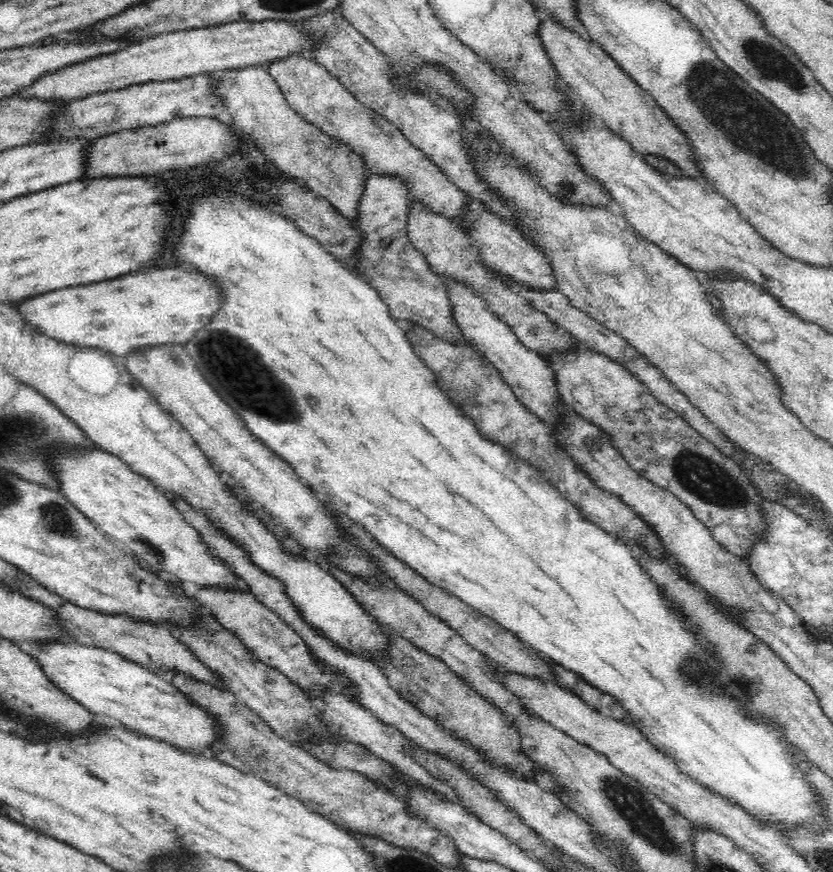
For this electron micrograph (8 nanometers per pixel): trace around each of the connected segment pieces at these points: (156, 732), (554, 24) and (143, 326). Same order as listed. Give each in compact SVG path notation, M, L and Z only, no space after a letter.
M71 637L49 643L20 644L20 649L38 660L46 677L84 705L90 712L120 720L127 730L180 746L186 752L204 750L217 740L218 722L205 708L196 707L168 681L117 652L80 644Z
M554 17L540 18L540 20L542 24L539 25L539 38L545 46L548 58L554 61L555 68L561 74L562 80L569 85L574 96L578 96L580 102L584 103L586 108L590 109L590 112L594 113L603 125L608 127L614 134L622 136L622 139L628 141L638 154L642 156L652 154L667 158L675 162L681 168L683 174L693 176L693 178L698 177L698 179L705 182L701 178L701 172L698 171L697 164L694 163L695 154L689 138L680 131L680 127L674 125L673 120L670 120L666 112L658 107L658 103L621 70L619 64L602 49L602 46L590 40L583 31L570 31L570 28L564 27Z
M166 268L46 292L30 298L30 304L20 306L20 302L26 302L20 300L16 306L22 312L22 319L30 320L26 323L38 328L42 335L66 345L101 348L116 356L126 356L142 348L188 342L197 330L208 324L220 300L216 284L204 274Z

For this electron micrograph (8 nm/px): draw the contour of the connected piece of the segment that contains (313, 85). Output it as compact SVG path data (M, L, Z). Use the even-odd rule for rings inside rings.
M292 52L286 58L270 60L265 68L284 93L288 105L310 124L362 157L368 172L398 176L406 184L410 196L427 204L435 214L452 219L452 222L462 215L466 195L426 157L425 152L412 145L394 123L363 105L327 72L325 66L317 64L305 53Z

